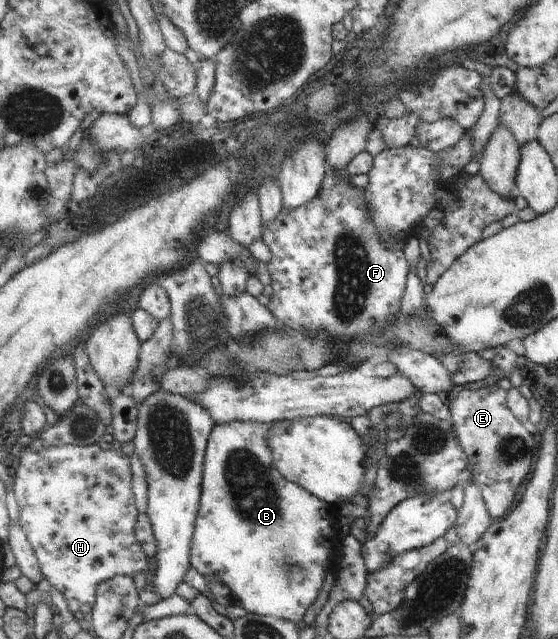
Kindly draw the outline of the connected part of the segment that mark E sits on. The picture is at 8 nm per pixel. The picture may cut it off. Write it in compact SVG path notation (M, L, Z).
M496 385L479 390L460 388L448 404L458 444L470 460L468 470L472 470L474 482L478 484L488 513L495 521L505 519L506 512L510 510L514 492L506 492L506 486L518 488L518 484L526 478L534 450L532 436L508 408L506 392Z

